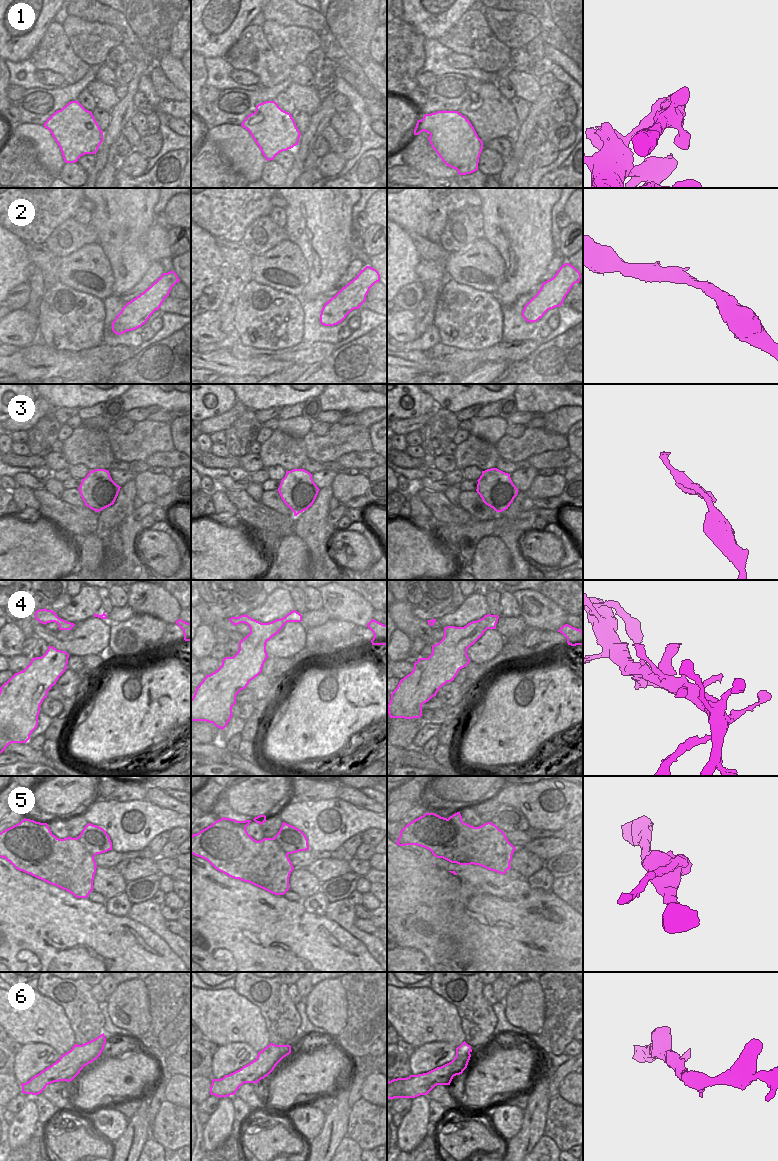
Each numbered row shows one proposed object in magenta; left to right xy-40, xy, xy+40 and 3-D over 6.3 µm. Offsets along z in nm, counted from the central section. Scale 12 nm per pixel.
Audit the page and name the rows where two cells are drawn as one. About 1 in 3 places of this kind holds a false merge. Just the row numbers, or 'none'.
1, 3, 5

